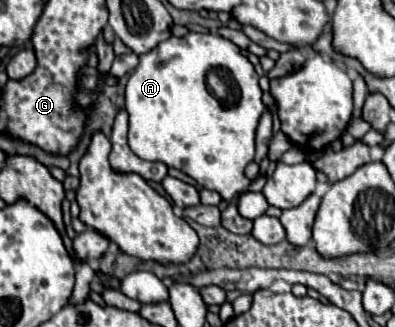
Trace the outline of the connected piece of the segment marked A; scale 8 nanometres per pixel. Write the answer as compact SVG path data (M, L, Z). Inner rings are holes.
M189 32L187 36L171 36L169 40L157 44L153 50L139 56L139 66L127 80L125 86L125 110L129 112L129 146L131 150L149 162L163 162L173 166L187 176L191 176L199 186L215 190L223 200L233 200L239 192L247 190L251 180L245 178L245 166L255 156L255 128L265 110L261 102L259 76L255 74L253 64L239 52L239 48L219 36L219 34L201 34ZM223 68L231 74L239 96L235 104L219 100L207 86L207 72Z

